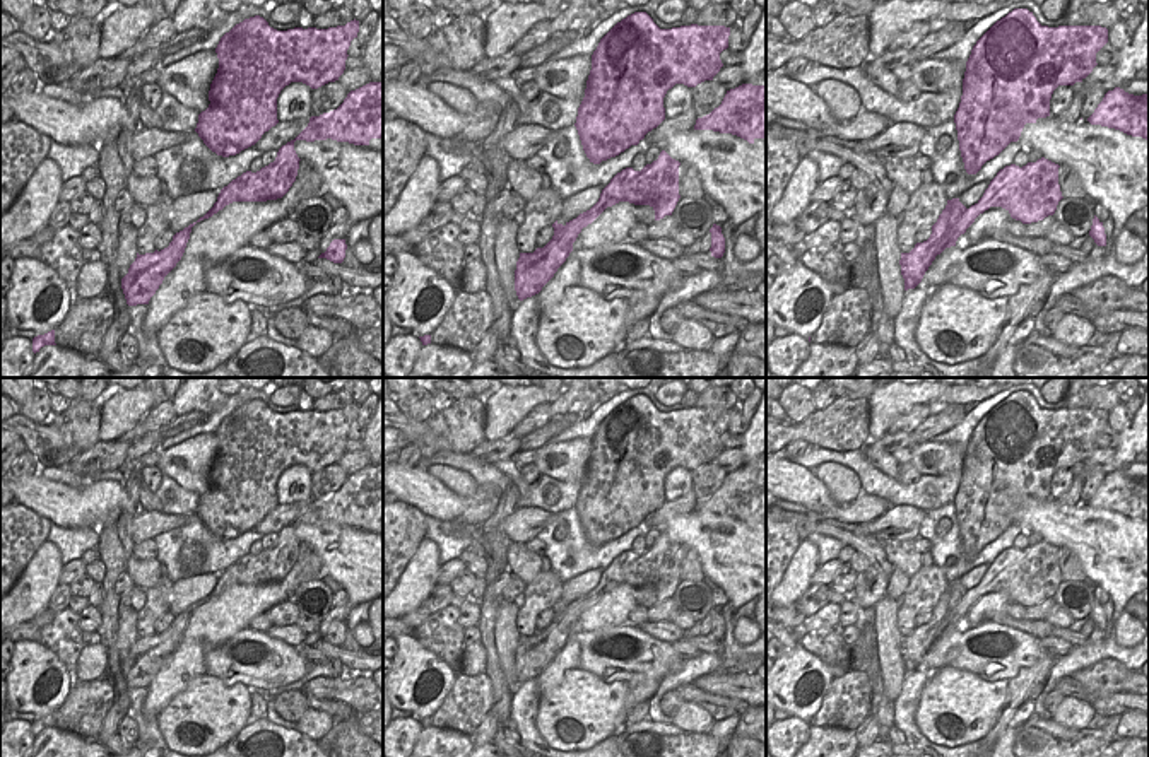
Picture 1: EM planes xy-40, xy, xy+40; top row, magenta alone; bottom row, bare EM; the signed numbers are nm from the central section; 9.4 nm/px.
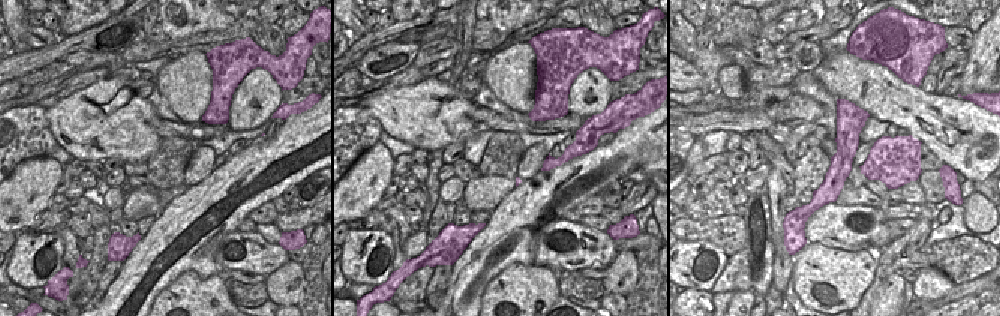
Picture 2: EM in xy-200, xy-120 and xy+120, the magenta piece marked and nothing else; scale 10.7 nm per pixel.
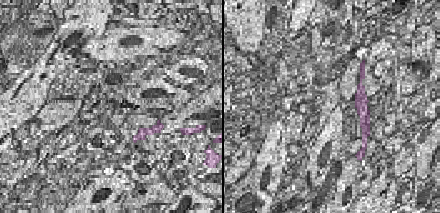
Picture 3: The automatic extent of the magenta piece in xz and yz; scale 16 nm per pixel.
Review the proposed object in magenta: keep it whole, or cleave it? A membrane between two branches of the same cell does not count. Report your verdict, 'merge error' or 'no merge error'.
merge error

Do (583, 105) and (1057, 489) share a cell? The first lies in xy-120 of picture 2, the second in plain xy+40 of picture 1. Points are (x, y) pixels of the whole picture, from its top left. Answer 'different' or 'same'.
same

